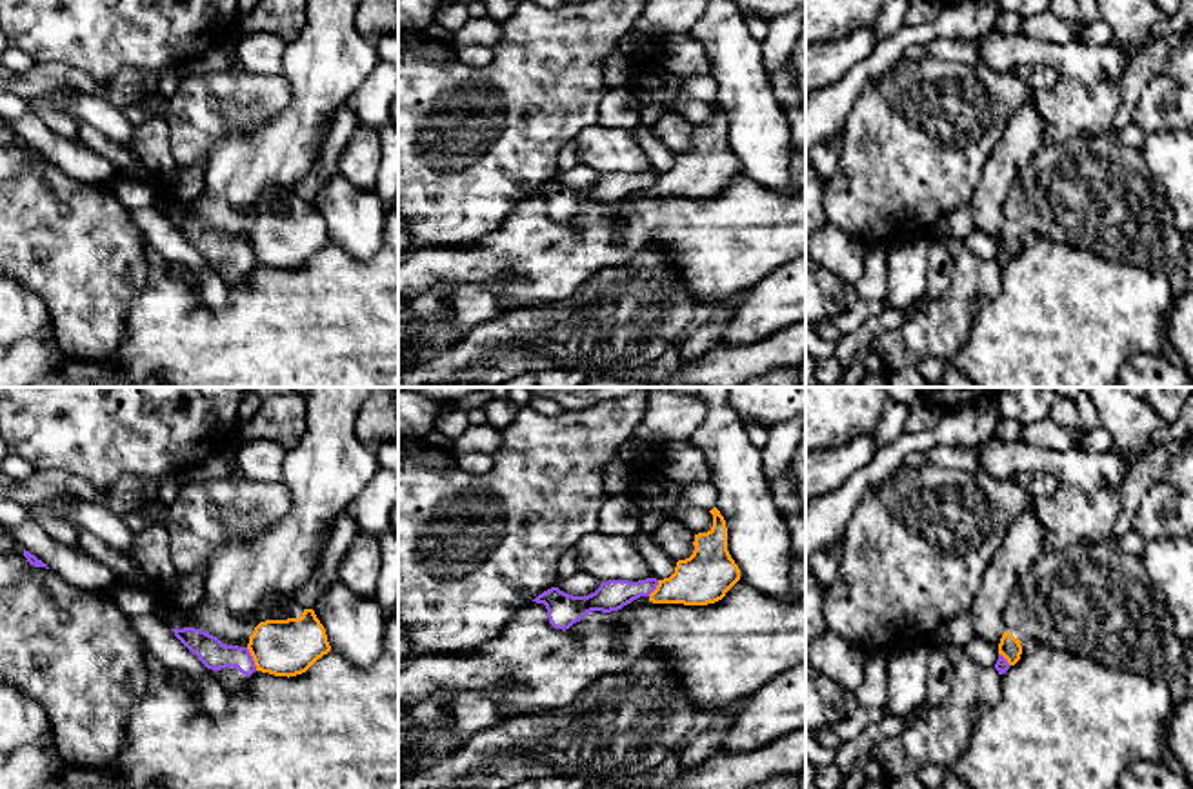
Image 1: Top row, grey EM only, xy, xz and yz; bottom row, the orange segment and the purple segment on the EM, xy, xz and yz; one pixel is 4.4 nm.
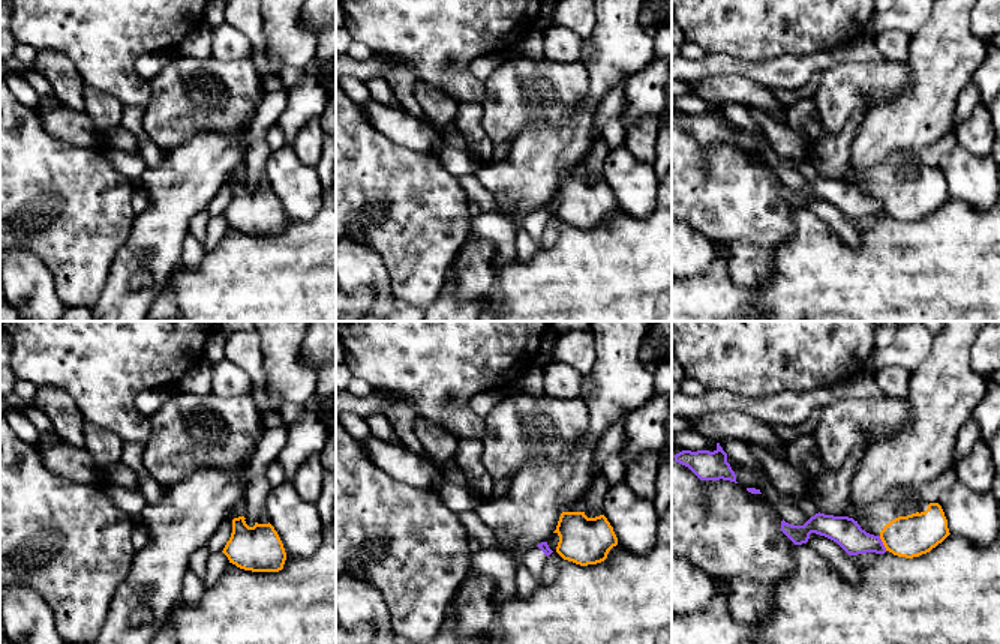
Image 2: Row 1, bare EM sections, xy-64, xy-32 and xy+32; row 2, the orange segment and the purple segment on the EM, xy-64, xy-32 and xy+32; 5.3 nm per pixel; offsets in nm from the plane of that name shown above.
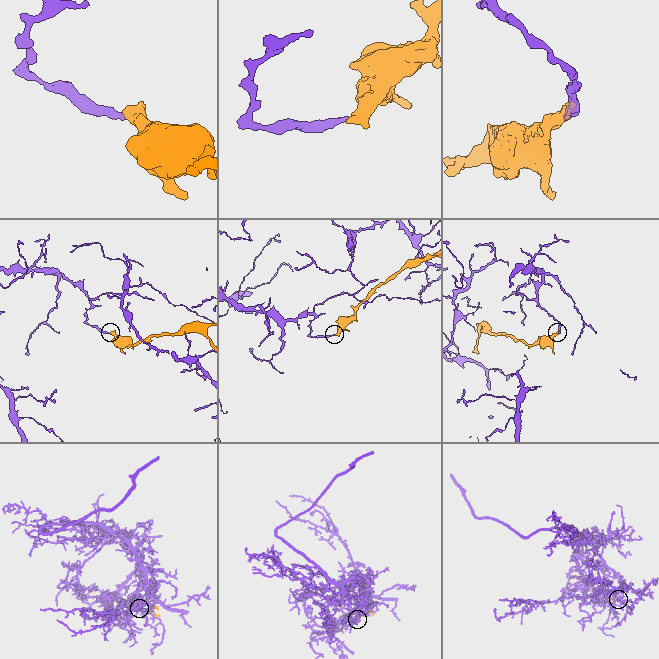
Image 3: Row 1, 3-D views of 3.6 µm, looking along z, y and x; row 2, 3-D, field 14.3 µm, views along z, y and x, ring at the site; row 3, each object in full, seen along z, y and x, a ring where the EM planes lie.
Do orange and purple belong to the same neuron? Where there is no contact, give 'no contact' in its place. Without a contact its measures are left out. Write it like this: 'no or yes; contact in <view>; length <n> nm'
no; contact in xy; length 120 nm

